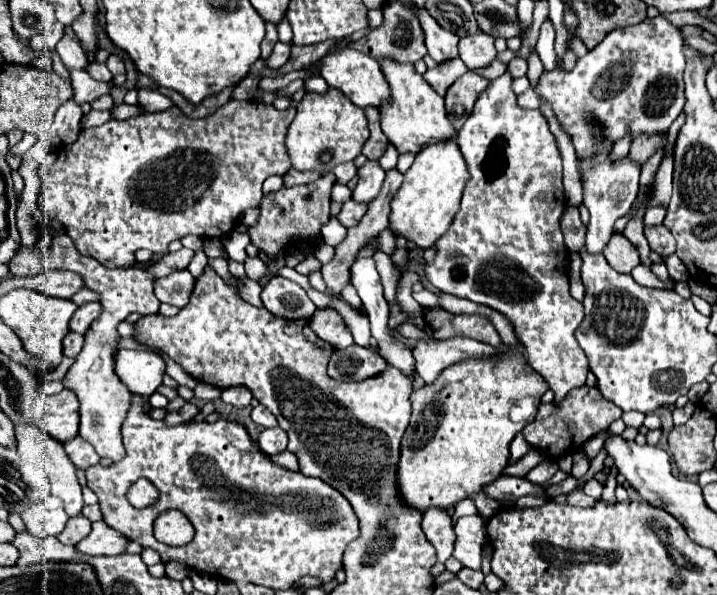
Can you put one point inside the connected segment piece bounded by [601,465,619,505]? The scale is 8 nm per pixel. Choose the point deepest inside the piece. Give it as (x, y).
(608, 495)

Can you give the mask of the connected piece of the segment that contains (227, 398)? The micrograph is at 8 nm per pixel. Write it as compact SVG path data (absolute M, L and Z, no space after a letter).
M229 387L229 389L223 389L223 391L221 391L221 399L223 399L225 403L237 407L237 409L243 409L243 407L249 405L251 393L249 393L249 389L245 389L245 387Z

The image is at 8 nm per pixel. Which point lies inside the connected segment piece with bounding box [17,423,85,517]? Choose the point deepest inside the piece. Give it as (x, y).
(31, 443)

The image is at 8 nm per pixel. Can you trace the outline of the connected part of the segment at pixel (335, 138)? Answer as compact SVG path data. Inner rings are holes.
M329 87L325 93L307 93L297 105L297 115L289 125L287 151L291 155L293 167L299 171L321 171L329 173L333 167L353 161L361 155L361 147L369 137L367 117L363 109L355 107L339 89Z

